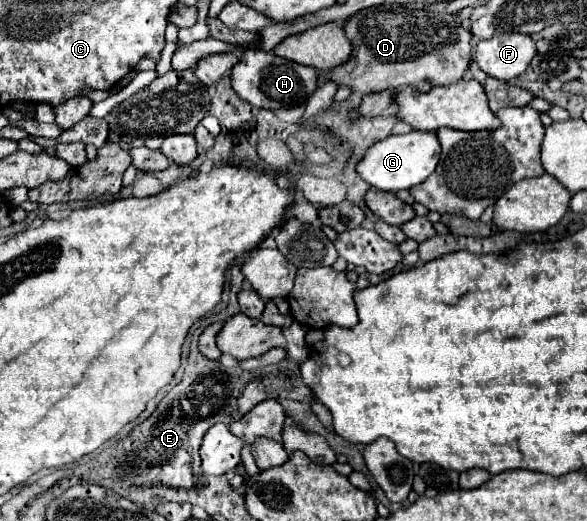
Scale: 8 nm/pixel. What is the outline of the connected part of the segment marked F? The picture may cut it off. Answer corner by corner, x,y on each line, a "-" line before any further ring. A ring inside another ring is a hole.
495,34
489,40
479,40
475,46
475,62
479,68
499,80
511,80
525,72
531,58
535,56
535,42
527,34

